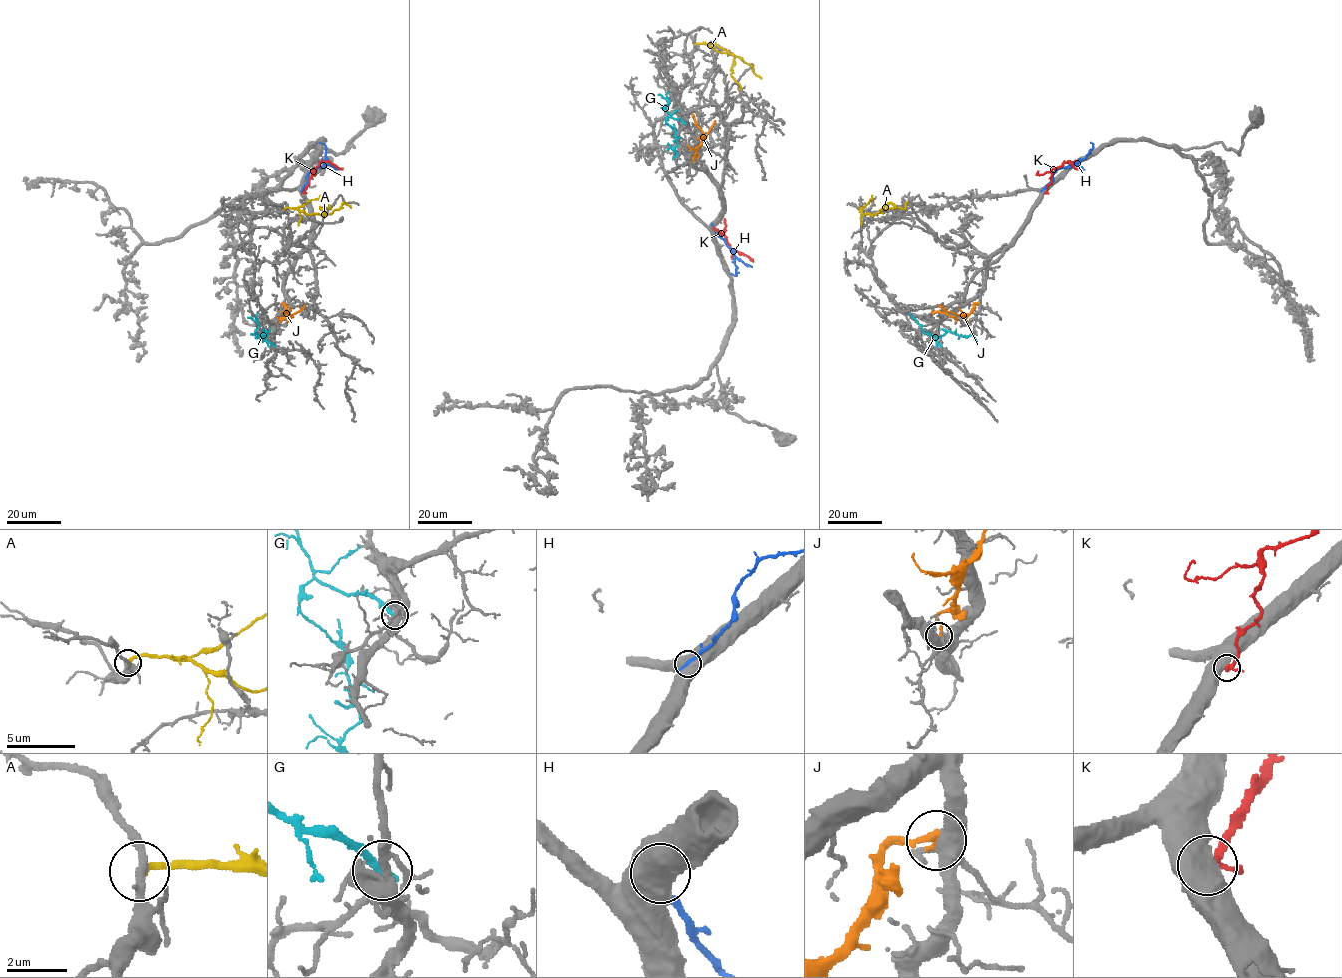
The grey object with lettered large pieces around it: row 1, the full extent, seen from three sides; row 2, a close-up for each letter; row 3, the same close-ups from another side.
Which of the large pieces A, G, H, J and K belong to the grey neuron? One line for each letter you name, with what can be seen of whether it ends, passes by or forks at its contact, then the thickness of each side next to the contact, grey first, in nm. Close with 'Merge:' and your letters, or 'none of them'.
Merge: none of them

